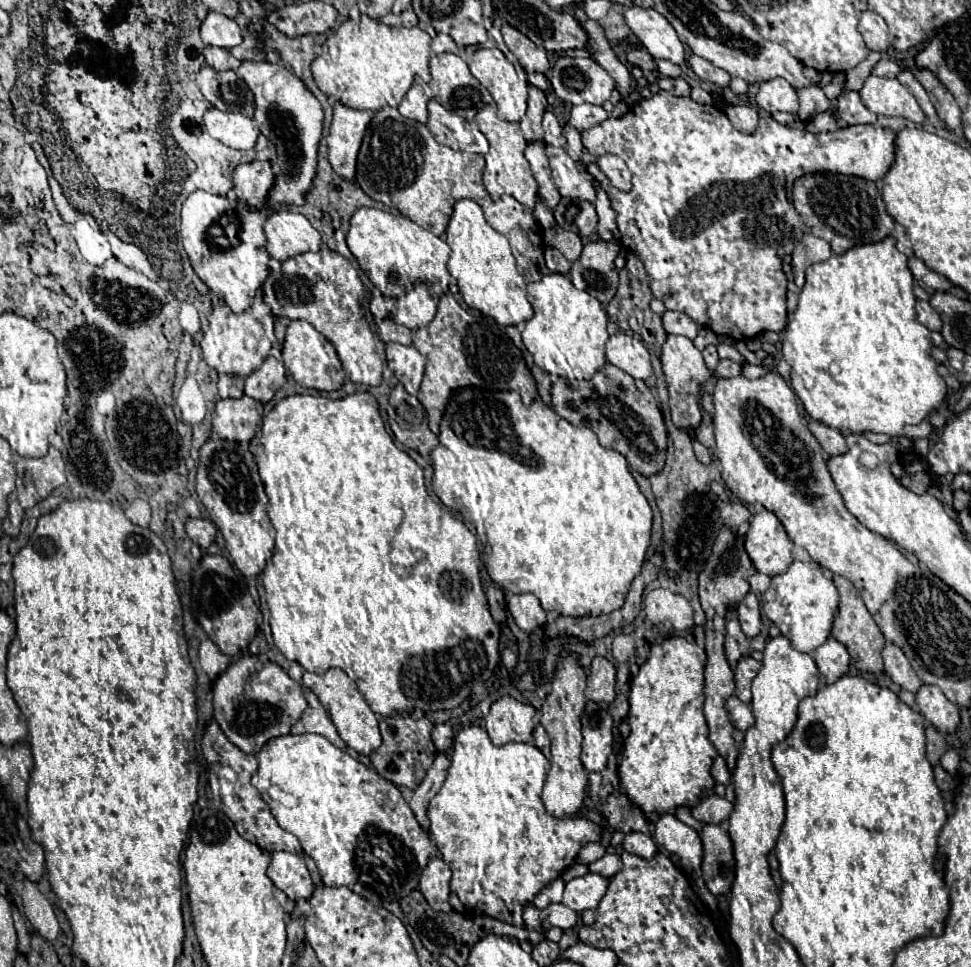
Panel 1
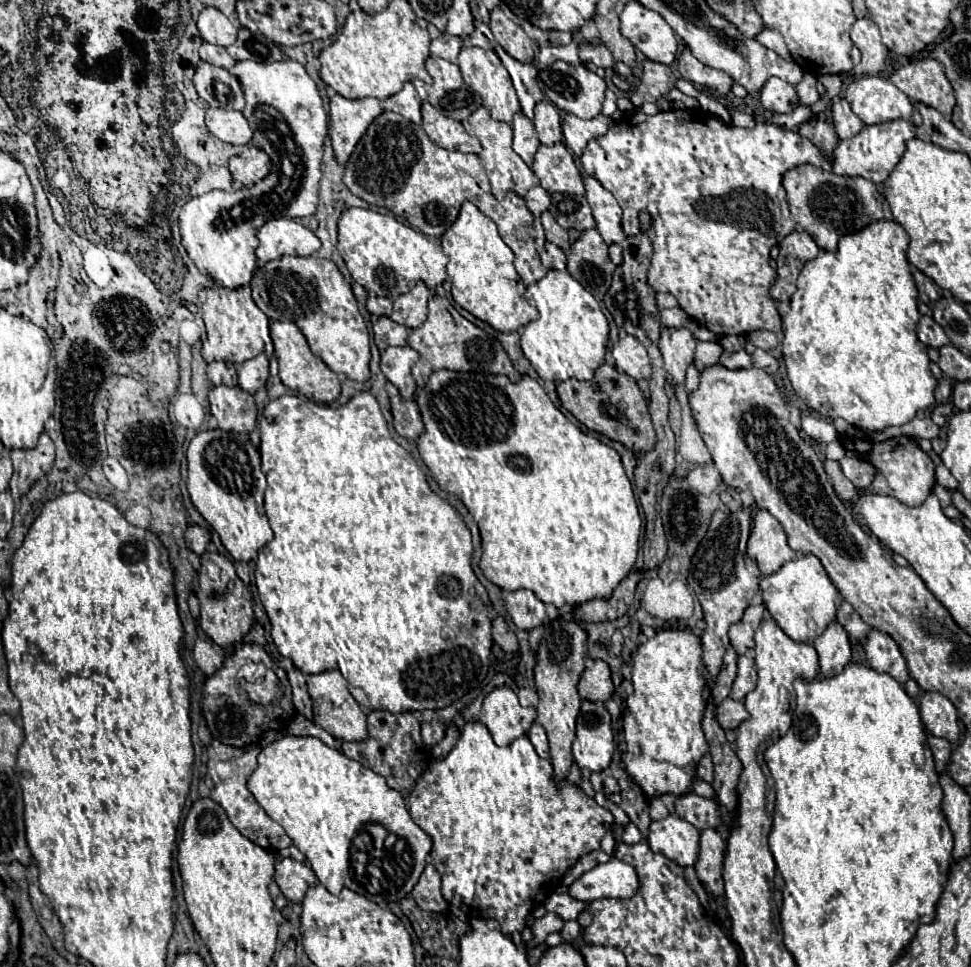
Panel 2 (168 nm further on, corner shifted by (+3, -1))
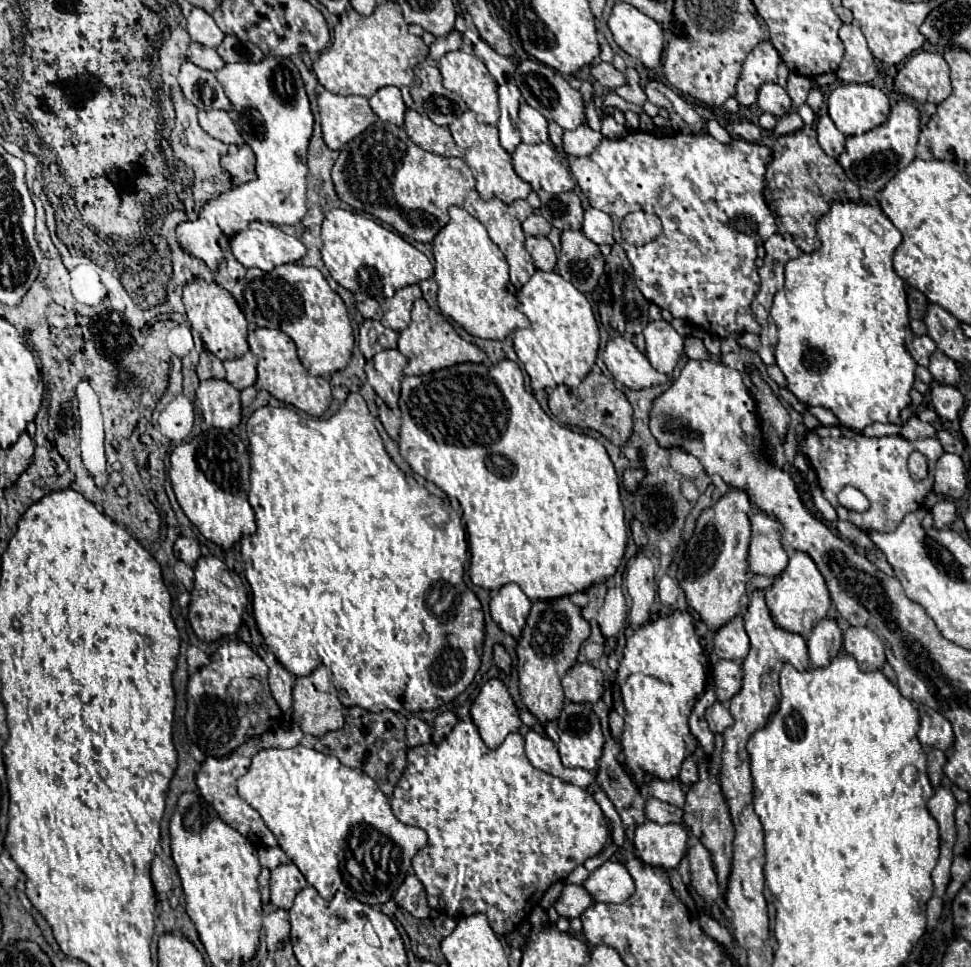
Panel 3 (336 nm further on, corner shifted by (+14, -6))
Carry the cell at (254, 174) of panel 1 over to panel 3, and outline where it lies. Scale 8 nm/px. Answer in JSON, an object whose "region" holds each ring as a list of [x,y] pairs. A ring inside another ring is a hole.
{"region":[[[248,144],[234,148],[222,158],[222,168],[236,180],[236,182],[250,182],[256,178],[256,158]]]}

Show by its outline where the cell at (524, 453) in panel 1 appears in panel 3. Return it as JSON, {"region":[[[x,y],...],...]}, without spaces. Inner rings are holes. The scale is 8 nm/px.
{"region":[[[502,360],[496,366],[456,364],[452,368],[444,368],[438,372],[424,374],[424,376],[404,376],[402,394],[400,394],[400,410],[402,410],[402,430],[400,430],[398,446],[400,446],[402,458],[410,464],[410,468],[416,474],[434,482],[448,496],[458,498],[468,536],[469,577],[472,584],[482,586],[486,590],[498,590],[504,584],[514,582],[524,590],[524,594],[532,602],[538,602],[538,600],[556,600],[556,598],[572,596],[576,592],[586,592],[592,584],[600,584],[616,574],[616,570],[624,558],[628,532],[626,532],[626,524],[624,524],[624,506],[620,500],[620,486],[618,486],[618,476],[616,476],[614,464],[612,464],[606,448],[598,440],[560,426],[556,420],[552,420],[540,408],[536,398],[524,388],[524,378],[522,378],[522,372],[516,362]]]}

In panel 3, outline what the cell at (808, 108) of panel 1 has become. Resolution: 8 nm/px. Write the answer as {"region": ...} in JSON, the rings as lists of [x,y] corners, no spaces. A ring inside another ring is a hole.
{"region":[[[794,72],[788,76],[786,92],[788,92],[788,96],[792,98],[792,102],[794,102],[796,108],[806,102],[806,96],[808,96],[810,88],[812,88],[812,80],[810,80],[810,78],[800,76],[800,74],[794,74]]]}

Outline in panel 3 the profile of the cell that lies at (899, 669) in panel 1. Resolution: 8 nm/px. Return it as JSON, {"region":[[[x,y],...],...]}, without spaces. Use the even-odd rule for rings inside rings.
{"region":[[[850,626],[844,632],[844,650],[863,671],[882,670],[886,664],[882,640],[866,626]]]}

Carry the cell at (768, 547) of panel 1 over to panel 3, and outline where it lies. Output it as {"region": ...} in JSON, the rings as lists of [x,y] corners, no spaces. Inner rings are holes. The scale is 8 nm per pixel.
{"region":[[[754,512],[750,516],[750,524],[752,524],[752,540],[748,552],[750,570],[762,576],[778,576],[788,564],[788,556],[780,544],[782,524],[778,528],[778,520],[770,518],[764,512]]]}

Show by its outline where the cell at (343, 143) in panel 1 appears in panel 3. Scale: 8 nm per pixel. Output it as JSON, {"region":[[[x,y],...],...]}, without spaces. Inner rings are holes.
{"region":[[[322,92],[318,96],[318,108],[324,142],[330,146],[330,150],[342,150],[344,144],[348,144],[376,120],[372,108],[368,106],[368,98],[362,96],[338,96],[332,92]]]}

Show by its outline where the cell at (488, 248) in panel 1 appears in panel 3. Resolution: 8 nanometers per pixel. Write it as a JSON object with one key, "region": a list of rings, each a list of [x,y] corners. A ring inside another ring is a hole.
{"region":[[[452,206],[450,210],[450,222],[436,234],[432,242],[432,254],[434,254],[434,280],[438,282],[438,306],[444,316],[450,316],[454,322],[458,322],[462,328],[466,328],[472,336],[488,338],[488,340],[504,340],[508,334],[516,328],[526,328],[530,322],[528,318],[516,308],[516,288],[510,284],[508,278],[508,264],[504,254],[498,250],[498,246],[488,238],[486,228],[470,216],[466,210]]]}

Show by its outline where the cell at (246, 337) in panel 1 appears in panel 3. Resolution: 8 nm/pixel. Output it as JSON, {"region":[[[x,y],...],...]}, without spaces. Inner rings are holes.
{"region":[[[196,278],[188,286],[184,286],[182,302],[186,306],[186,314],[188,314],[192,328],[200,334],[204,348],[210,354],[214,354],[220,360],[230,360],[230,358],[242,358],[242,354],[246,354],[250,350],[248,344],[249,323],[246,322],[242,310],[238,308],[236,300],[230,296],[230,292],[226,292],[218,284],[208,284],[206,280]]]}

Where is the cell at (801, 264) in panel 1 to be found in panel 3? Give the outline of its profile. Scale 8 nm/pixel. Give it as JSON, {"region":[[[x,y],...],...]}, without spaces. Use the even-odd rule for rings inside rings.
{"region":[[[774,234],[764,242],[766,258],[764,266],[758,270],[760,274],[760,292],[756,294],[756,300],[770,308],[774,294],[784,286],[784,266],[788,260],[794,260],[802,254],[802,250],[794,244],[794,240],[788,234]]]}

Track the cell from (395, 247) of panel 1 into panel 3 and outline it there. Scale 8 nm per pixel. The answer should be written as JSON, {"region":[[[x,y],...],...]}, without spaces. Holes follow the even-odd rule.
{"region":[[[336,208],[326,214],[322,224],[322,242],[322,260],[332,278],[354,294],[384,300],[392,298],[396,290],[408,284],[420,284],[434,276],[432,262],[400,234],[350,210]]]}

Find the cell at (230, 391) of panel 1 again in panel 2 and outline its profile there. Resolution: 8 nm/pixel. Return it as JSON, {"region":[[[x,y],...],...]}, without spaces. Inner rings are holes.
{"region":[[[213,361],[207,367],[213,385],[237,385],[237,369],[229,361]]]}

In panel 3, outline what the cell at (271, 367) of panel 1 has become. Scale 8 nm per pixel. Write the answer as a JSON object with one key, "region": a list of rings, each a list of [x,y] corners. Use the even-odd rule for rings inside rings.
{"region":[[[252,352],[244,354],[242,358],[236,360],[226,360],[224,368],[226,368],[226,380],[236,388],[236,390],[244,390],[248,386],[252,386],[256,382],[256,356]]]}

